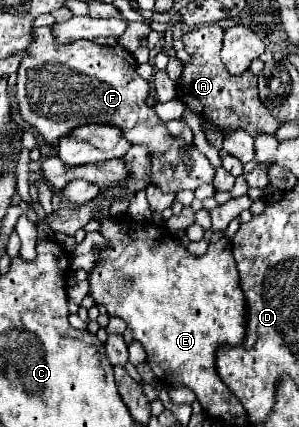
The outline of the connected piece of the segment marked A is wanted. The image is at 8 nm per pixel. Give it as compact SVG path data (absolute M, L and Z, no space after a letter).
M219 23L197 27L193 31L187 31L181 37L181 41L185 45L183 49L189 53L191 59L183 65L181 79L175 87L177 99L181 99L181 103L187 109L201 115L205 121L211 121L221 133L243 129L251 137L259 133L275 135L275 131L281 127L281 121L275 119L261 103L257 95L257 77L251 71L245 71L241 75L231 75L227 67L221 63L219 51L223 43L223 27Z

